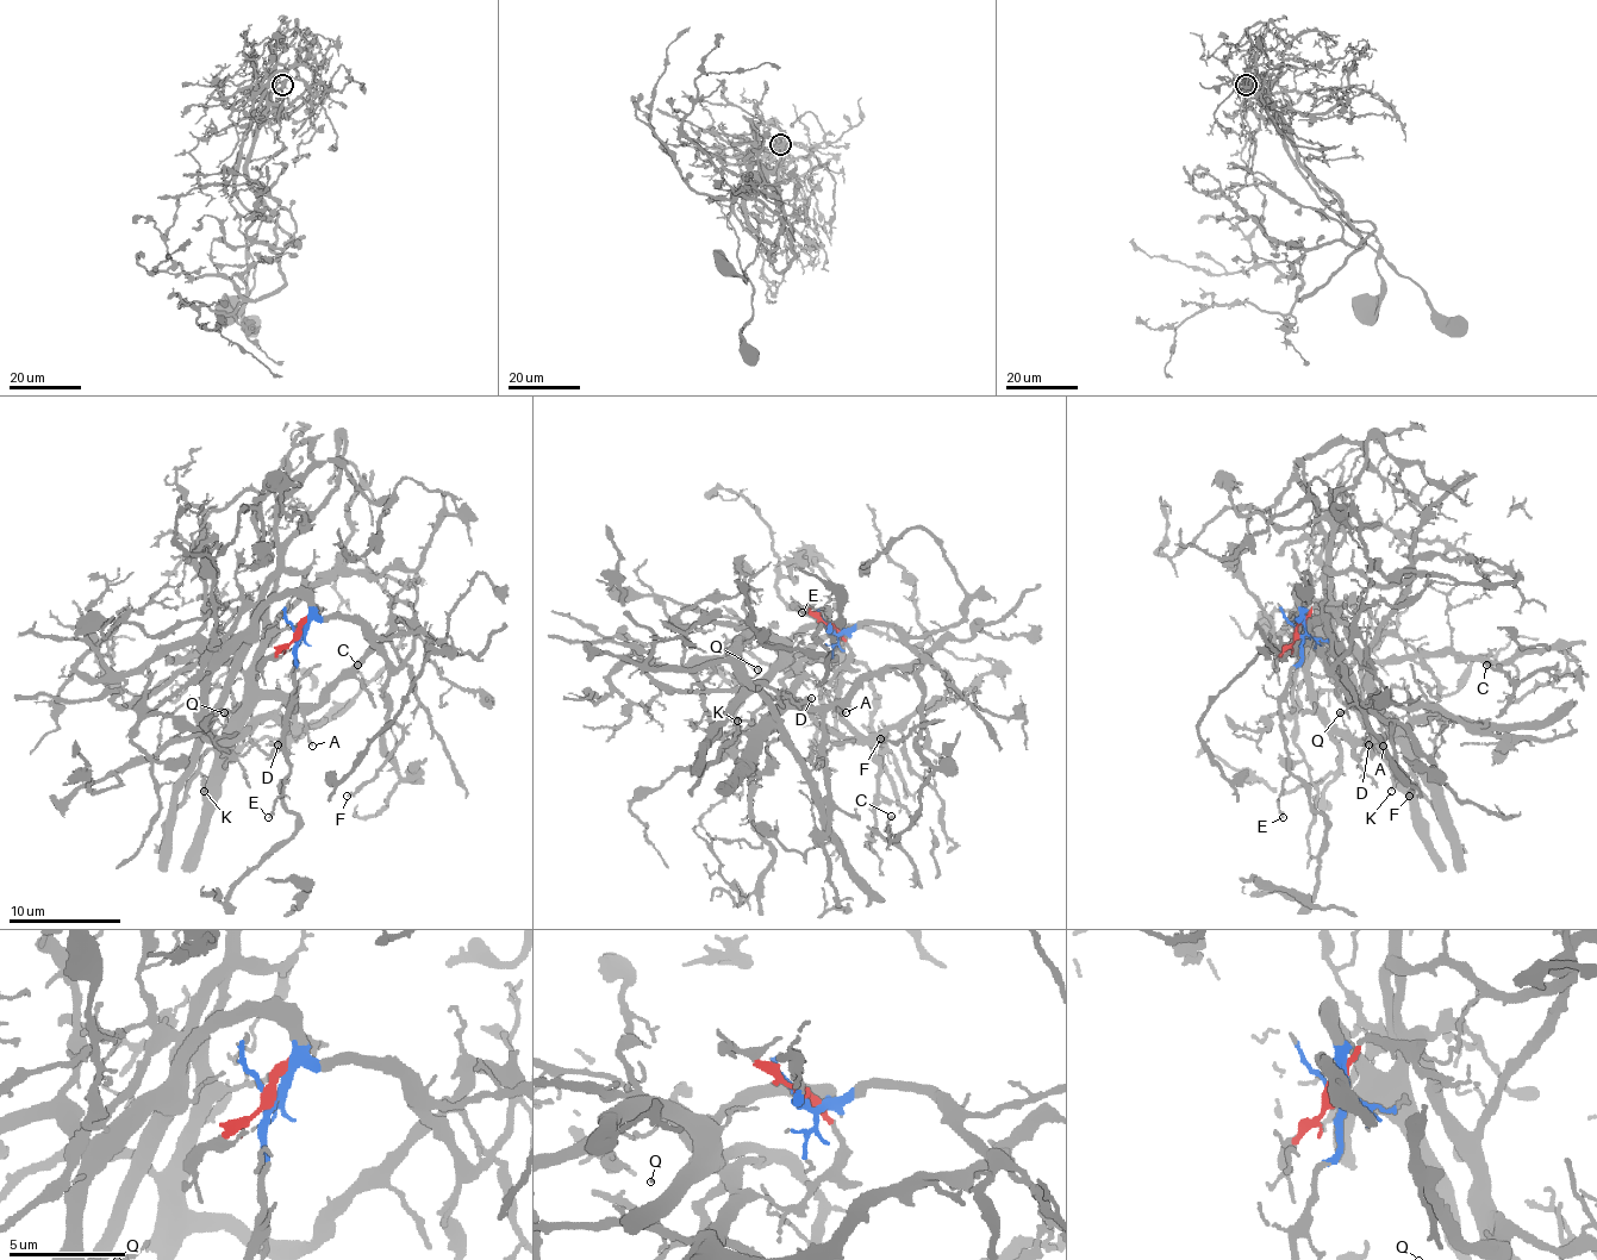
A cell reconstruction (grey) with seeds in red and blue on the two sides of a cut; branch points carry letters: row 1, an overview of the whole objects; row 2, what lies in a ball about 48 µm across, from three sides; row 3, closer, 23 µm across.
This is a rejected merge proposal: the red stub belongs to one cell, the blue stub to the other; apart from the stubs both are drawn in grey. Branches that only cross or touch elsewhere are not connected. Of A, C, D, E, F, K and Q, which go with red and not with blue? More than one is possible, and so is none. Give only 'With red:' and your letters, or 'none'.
With red: A, C, K

